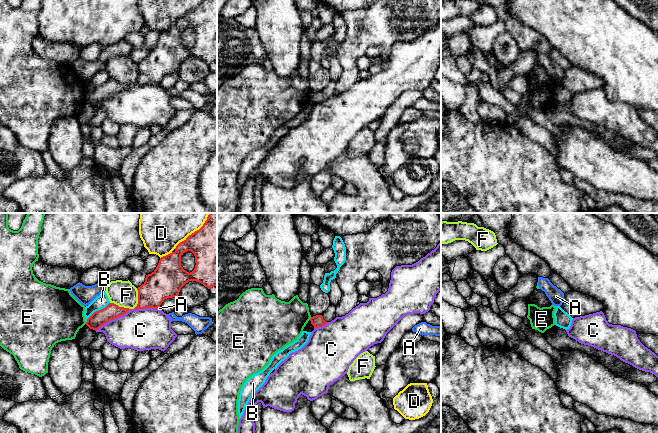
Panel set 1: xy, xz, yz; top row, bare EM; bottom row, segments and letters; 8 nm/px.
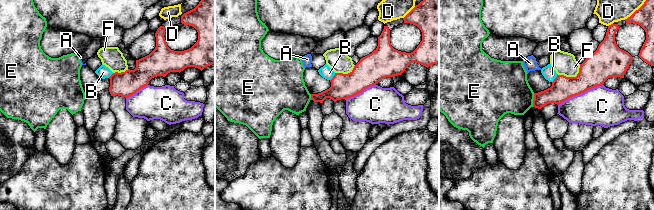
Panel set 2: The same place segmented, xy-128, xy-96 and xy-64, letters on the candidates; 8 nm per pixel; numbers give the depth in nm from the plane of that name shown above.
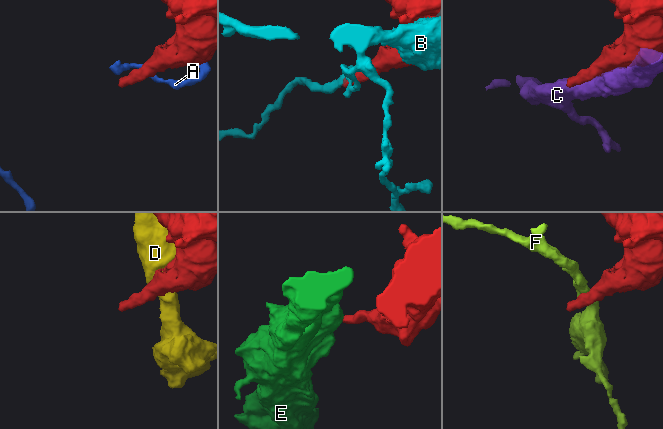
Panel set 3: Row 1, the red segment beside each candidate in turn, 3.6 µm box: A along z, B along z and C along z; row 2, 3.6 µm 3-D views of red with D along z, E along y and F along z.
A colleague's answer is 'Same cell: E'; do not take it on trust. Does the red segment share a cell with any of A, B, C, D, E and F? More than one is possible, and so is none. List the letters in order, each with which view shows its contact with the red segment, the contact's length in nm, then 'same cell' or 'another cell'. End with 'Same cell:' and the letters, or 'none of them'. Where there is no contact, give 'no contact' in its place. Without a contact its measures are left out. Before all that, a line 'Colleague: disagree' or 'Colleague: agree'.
Colleague: disagree
A: xy | 40 nm | another cell
B: xy | 260 nm | another cell
C: xy | 340 nm | another cell
D: xy | 400 nm | another cell
E: xz | 30 nm | another cell
F: xy | 170 nm | another cell
Same cell: none of them

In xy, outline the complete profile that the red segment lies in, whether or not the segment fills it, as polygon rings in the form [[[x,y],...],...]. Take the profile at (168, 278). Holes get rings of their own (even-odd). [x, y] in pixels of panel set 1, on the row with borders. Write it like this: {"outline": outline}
{"outline": [[[209,213],[199,230],[180,242],[174,252],[160,258],[156,269],[146,275],[145,282],[137,288],[138,304],[134,309],[157,309],[165,299],[177,297],[181,288],[189,281],[199,282],[208,289],[217,286],[217,213]],[[187,251],[194,254],[196,263],[190,273],[181,266],[181,255]]]}

